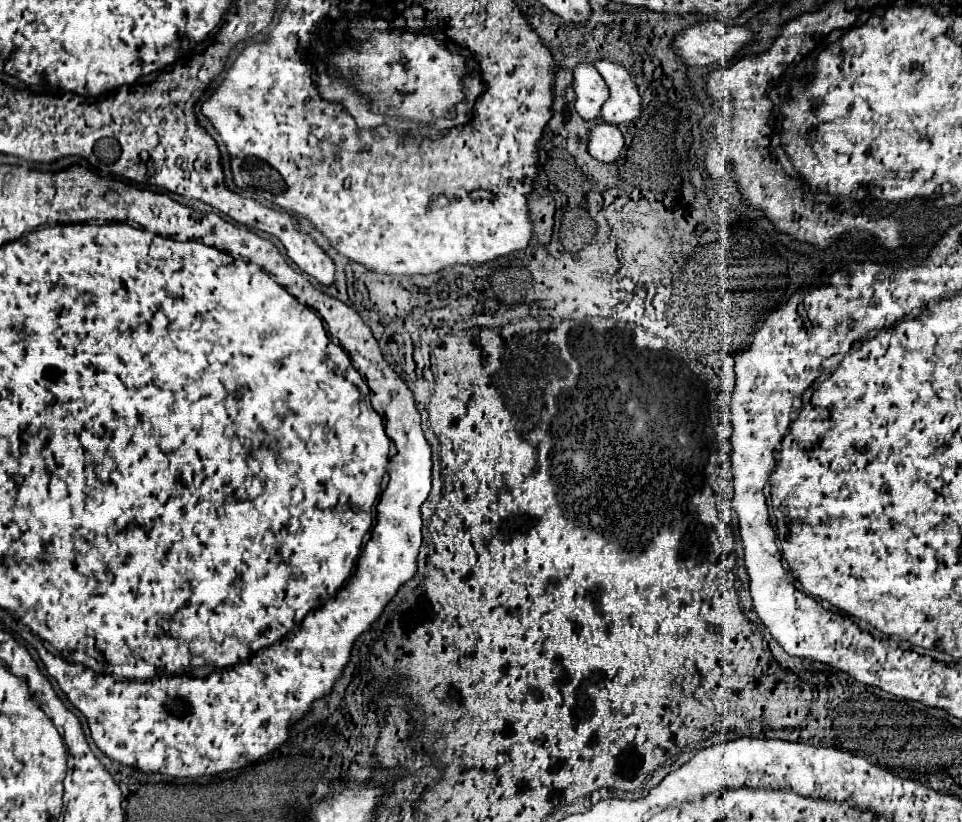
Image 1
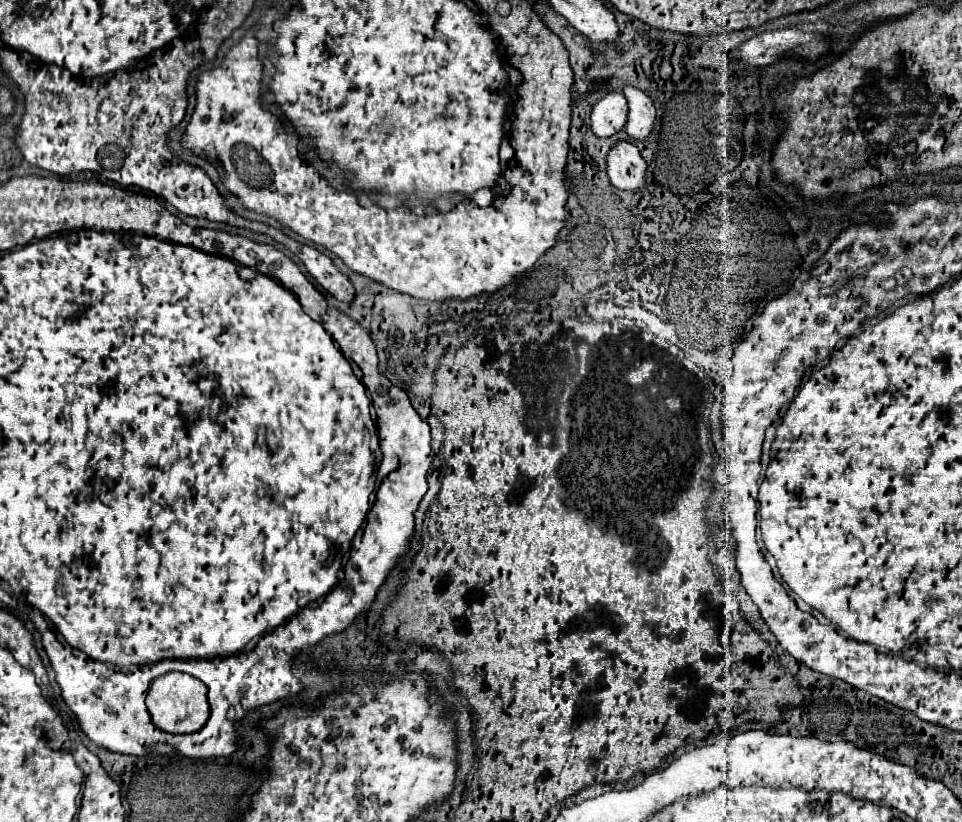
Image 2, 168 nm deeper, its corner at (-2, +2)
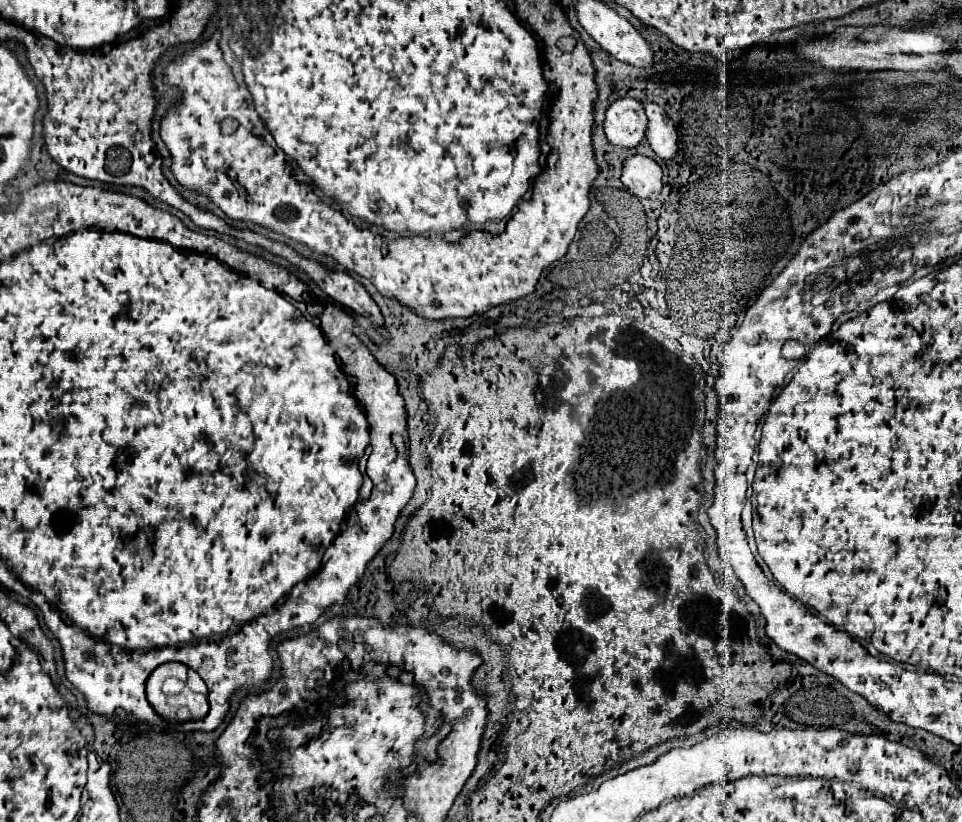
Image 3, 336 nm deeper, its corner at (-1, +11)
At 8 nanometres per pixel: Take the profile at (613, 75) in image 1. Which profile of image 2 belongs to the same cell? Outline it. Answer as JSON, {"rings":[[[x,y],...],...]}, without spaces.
{"rings":[[[624,86],[622,92],[628,100],[626,132],[632,138],[644,140],[652,132],[652,126],[656,122],[656,108],[652,104],[652,98],[634,86]]]}

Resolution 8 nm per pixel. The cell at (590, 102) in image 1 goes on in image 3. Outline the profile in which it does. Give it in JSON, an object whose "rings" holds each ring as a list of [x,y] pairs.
{"rings":[[[625,97],[609,105],[605,113],[605,135],[611,145],[619,149],[635,149],[647,143],[645,133],[647,115],[643,103]]]}

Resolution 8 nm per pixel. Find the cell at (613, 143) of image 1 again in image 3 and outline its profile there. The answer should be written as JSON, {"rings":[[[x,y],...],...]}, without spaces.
{"rings":[[[633,155],[623,165],[621,181],[635,197],[653,199],[663,189],[661,177],[663,177],[663,171],[653,159],[645,155]]]}

